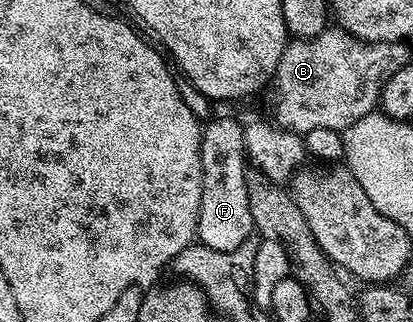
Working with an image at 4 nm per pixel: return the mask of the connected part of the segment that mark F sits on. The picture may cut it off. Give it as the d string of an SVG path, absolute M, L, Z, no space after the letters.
M212 116L201 132L201 211L199 212L198 244L213 251L233 251L241 243L252 240L255 224L249 215L247 175L249 162L243 145L244 122L231 117Z

